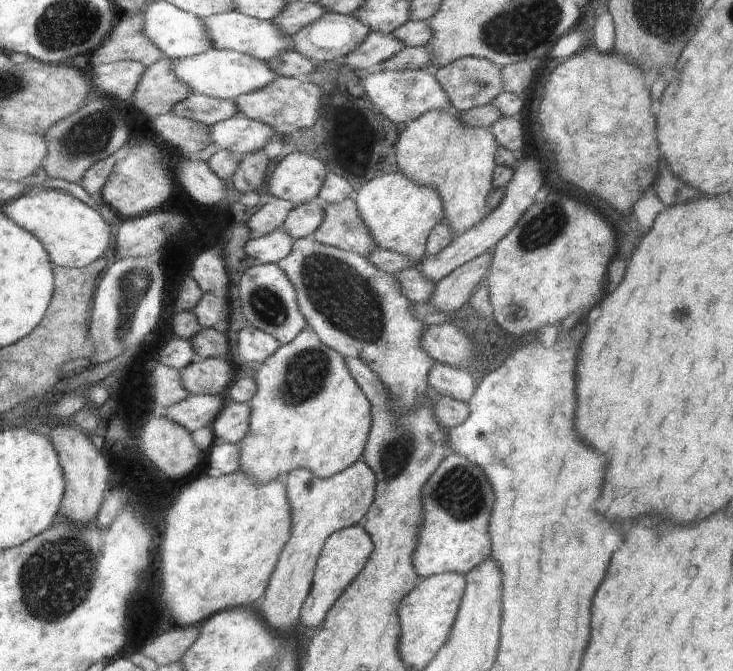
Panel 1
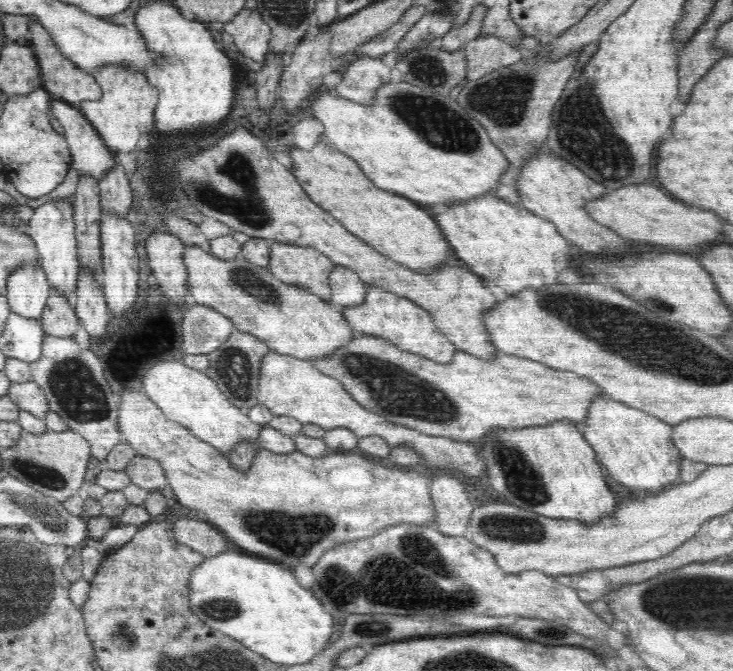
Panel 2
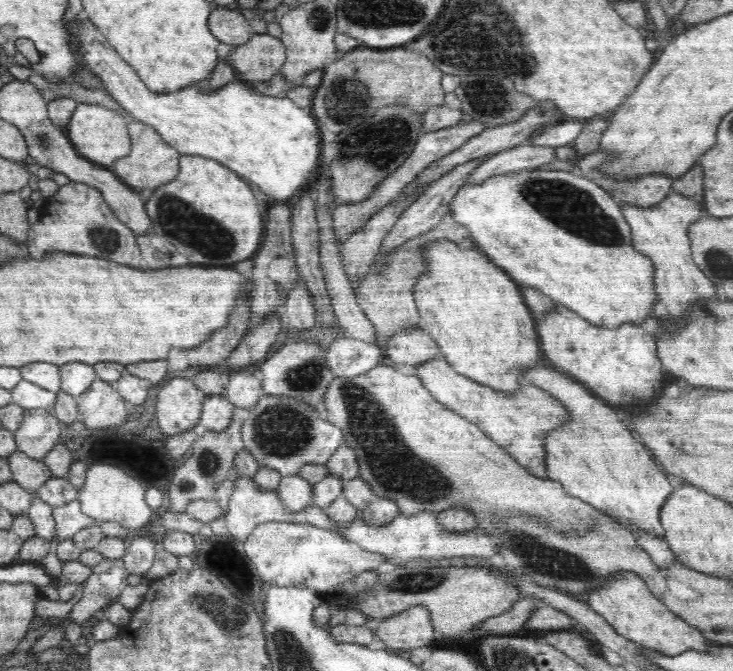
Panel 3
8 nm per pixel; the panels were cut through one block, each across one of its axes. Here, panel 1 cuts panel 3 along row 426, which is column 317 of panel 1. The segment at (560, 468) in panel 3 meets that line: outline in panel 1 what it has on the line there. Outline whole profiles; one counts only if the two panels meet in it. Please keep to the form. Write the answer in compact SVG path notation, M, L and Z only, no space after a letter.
M362 524L338 530L328 538L320 552L320 558L316 562L310 594L304 600L301 609L300 624L302 626L316 628L322 624L336 600L350 586L354 578L364 570L373 549L374 542Z

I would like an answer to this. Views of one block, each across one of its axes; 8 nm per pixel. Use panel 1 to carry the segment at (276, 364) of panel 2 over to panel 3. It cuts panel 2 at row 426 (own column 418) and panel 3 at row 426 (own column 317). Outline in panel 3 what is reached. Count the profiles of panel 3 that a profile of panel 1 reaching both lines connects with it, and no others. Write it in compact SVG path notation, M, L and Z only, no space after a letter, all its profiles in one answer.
M262 394L252 408L237 408L233 416L242 422L242 440L245 450L256 459L259 468L273 468L282 476L293 475L304 464L326 464L328 460L344 445L344 434L338 426L324 418L324 414L305 402L286 398L285 396L268 396Z

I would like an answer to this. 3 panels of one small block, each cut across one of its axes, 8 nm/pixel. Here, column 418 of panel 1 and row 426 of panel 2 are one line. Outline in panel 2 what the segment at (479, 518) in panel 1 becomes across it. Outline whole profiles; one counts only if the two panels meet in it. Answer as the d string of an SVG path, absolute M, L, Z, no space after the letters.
M554 421L545 426L518 430L494 430L472 442L478 444L482 458L486 460L488 472L485 474L488 474L492 490L496 490L508 504L554 519L581 520L588 527L603 519L604 515L611 515L616 508L616 496L608 487L595 451L570 421Z

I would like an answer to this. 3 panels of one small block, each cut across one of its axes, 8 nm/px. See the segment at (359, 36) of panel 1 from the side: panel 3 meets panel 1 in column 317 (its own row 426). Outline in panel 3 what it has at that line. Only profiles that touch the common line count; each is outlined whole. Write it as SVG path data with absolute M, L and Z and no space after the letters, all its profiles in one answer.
M25 410L19 428L13 433L18 451L43 461L58 444L64 425L53 412Z

